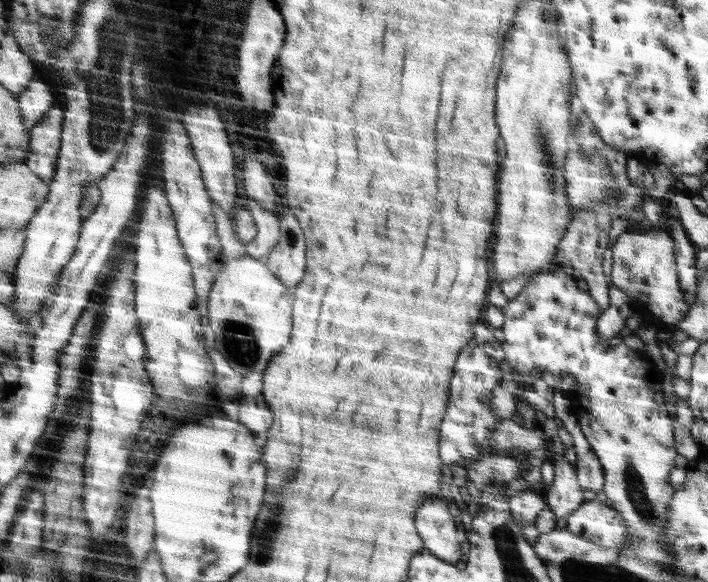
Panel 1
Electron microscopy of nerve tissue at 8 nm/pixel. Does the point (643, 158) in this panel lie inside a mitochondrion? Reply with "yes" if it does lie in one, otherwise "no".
no

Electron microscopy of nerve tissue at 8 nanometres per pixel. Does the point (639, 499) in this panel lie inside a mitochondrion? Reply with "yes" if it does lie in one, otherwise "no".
yes

